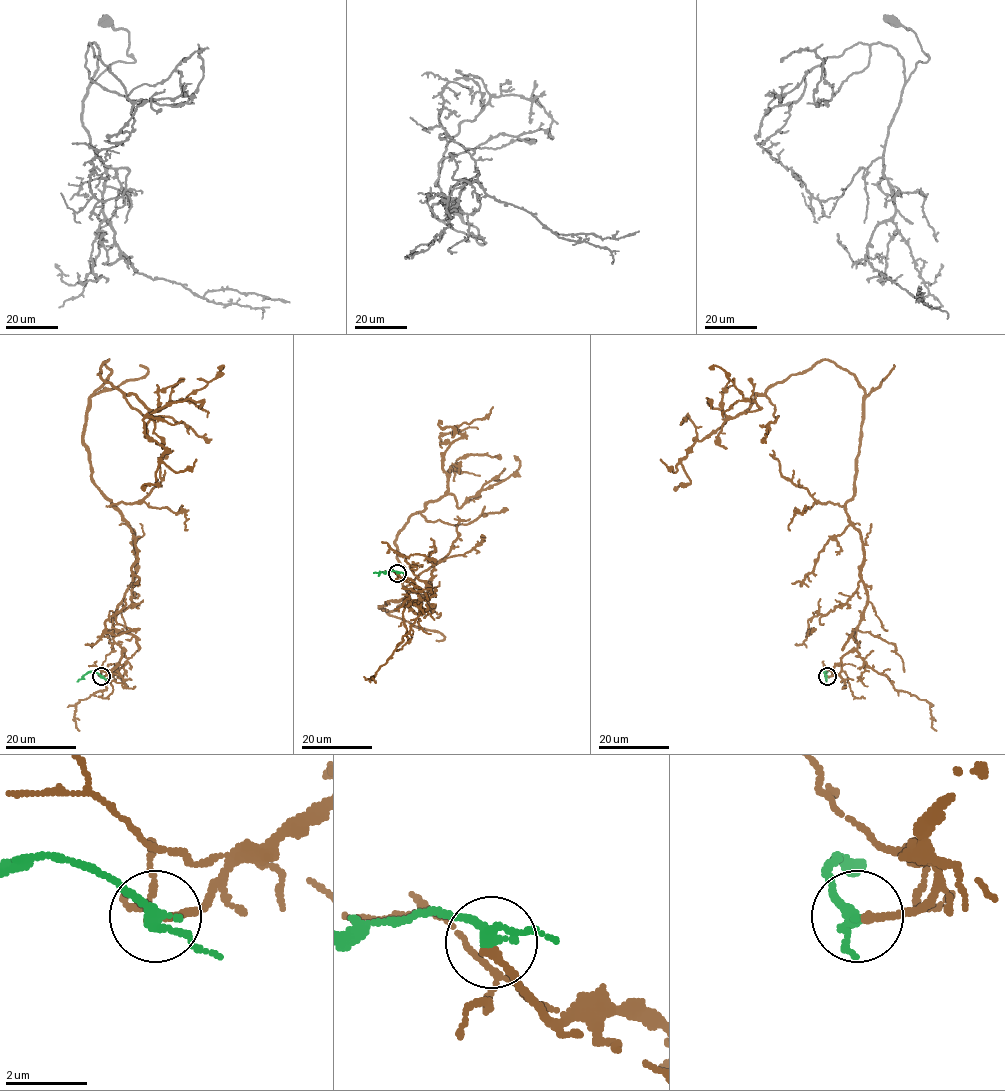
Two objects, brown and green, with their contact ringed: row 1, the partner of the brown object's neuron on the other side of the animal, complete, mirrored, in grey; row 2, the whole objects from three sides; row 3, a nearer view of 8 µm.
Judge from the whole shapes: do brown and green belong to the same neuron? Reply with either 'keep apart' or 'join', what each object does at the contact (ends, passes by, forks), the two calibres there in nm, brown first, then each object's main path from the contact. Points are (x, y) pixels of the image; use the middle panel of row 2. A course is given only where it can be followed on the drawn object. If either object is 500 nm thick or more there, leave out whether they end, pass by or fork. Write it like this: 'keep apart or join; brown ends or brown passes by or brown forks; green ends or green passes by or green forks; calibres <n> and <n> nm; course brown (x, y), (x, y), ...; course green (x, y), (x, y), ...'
join; brown ends; green passes by; calibres 200 and 240 nm; course brown (397, 573), (431, 610), (412, 592), (380, 607), (407, 599), (395, 536), (447, 489), (461, 435), (442, 421); course green (397, 573), (373, 572)

